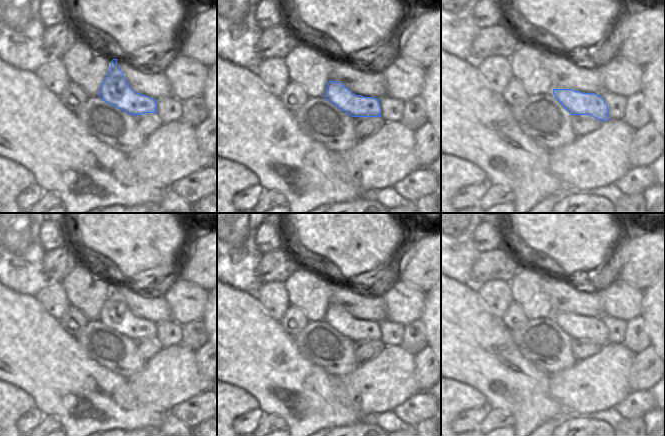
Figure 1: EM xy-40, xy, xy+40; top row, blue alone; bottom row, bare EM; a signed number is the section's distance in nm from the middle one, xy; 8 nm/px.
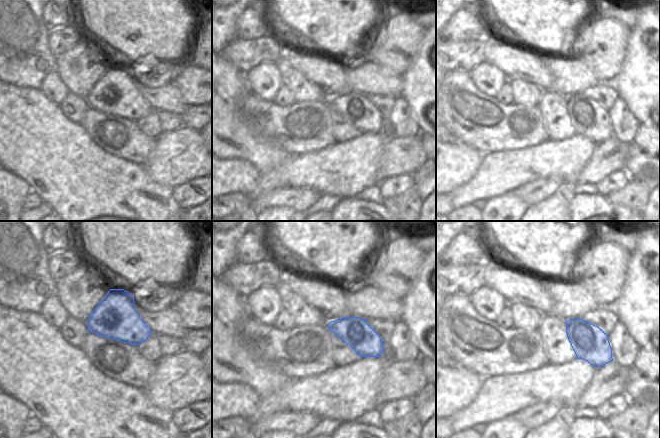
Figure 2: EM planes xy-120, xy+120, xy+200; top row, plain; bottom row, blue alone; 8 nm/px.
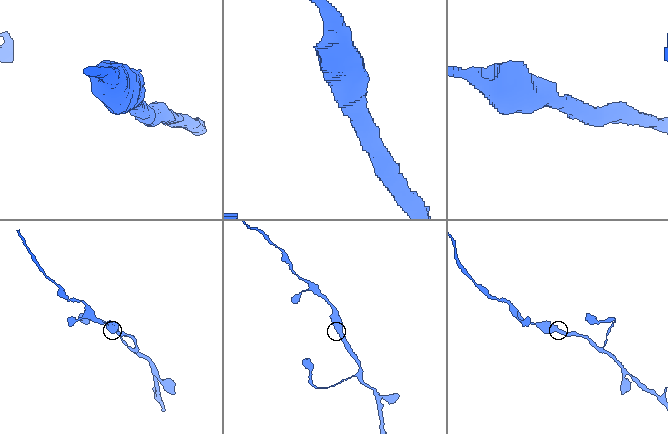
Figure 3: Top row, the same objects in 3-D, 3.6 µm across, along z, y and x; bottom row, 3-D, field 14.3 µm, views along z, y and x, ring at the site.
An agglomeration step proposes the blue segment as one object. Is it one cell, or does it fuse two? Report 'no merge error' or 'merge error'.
no merge error

